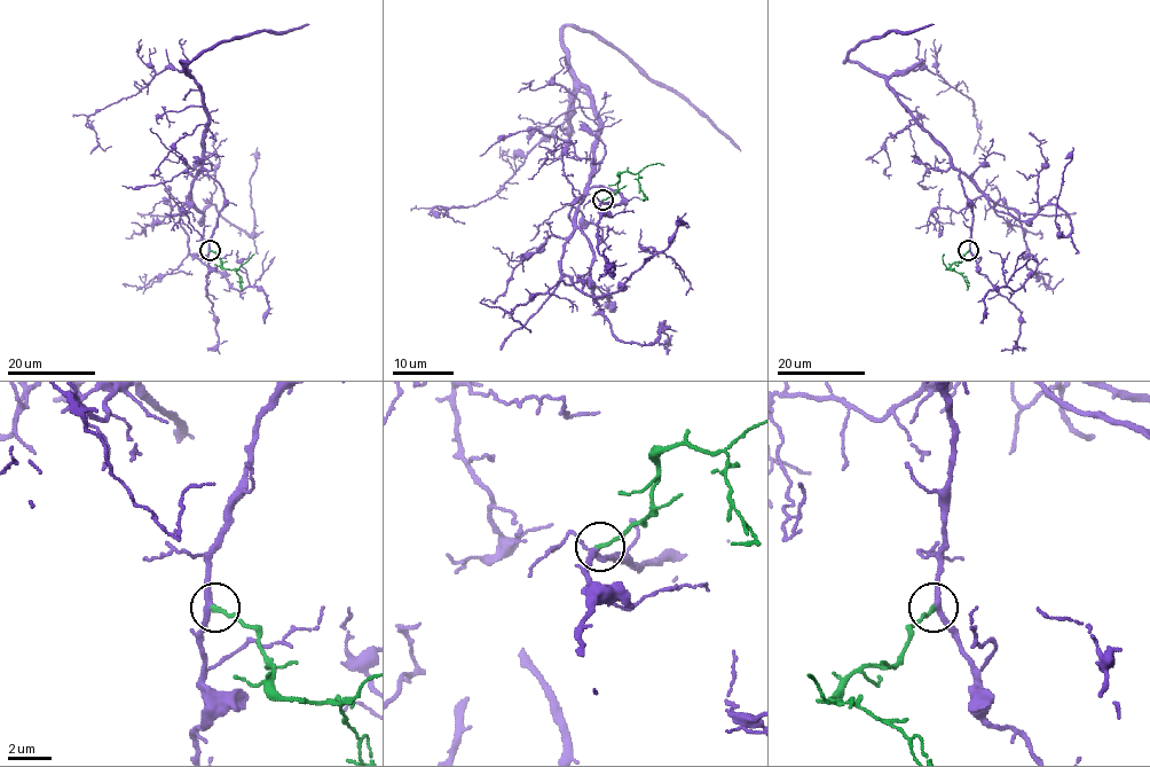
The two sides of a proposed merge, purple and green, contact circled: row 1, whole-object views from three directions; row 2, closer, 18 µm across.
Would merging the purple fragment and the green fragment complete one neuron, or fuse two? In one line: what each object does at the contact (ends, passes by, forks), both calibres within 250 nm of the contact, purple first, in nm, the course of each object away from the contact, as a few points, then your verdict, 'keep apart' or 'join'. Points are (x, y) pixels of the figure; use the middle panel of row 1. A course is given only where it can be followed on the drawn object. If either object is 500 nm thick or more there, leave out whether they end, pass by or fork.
purple passes by; green ends there; 260 nm thick on the purple side, 190 nm on the other; purple runs (601, 200), (622, 200), (590, 186), (599, 131), (595, 100), (569, 67), (566, 26), (615, 46), (741, 150); green runs (604, 200), (617, 190), (619, 174), (623, 172), (638, 174), (638, 187), (647, 196); join

